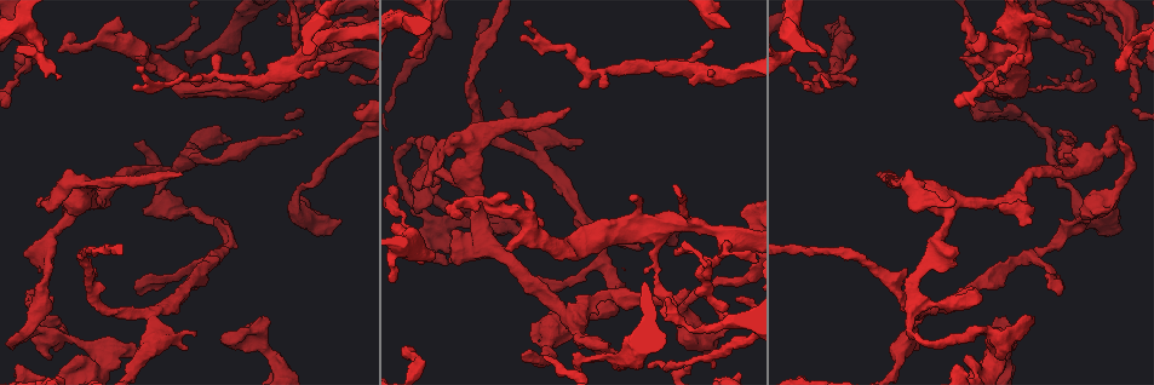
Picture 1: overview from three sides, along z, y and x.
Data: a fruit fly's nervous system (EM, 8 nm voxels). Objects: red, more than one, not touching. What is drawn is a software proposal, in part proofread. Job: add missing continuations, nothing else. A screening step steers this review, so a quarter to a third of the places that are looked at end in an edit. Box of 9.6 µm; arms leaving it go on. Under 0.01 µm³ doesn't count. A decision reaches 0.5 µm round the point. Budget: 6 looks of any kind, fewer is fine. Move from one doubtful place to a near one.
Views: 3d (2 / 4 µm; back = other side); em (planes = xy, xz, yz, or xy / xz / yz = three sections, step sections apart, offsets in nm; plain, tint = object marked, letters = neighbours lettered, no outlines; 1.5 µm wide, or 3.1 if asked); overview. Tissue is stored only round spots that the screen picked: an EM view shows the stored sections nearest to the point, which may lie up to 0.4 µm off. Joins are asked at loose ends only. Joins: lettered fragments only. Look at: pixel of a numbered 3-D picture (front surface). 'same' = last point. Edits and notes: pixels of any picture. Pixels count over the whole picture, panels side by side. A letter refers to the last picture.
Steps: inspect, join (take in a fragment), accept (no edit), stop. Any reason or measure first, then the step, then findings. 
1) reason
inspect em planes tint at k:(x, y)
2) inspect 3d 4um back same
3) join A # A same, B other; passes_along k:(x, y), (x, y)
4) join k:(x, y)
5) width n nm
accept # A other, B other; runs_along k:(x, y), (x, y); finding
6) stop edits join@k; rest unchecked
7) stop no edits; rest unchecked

tapers out
inspect em planes letters at 1:(523, 39)

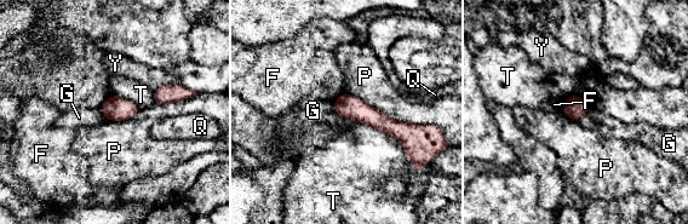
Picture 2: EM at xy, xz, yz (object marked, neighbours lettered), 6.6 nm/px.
width 150 nm
accept # F other, G other, P other, Q other, T other, Y other; no lettered fragment goes on from it

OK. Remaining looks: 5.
free end
inspect 3d 4um at 1:(416, 189)

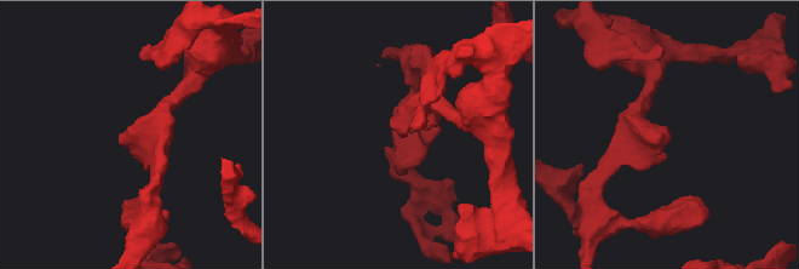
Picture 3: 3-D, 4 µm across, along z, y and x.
inspect em planes letters at 3:(403, 134)

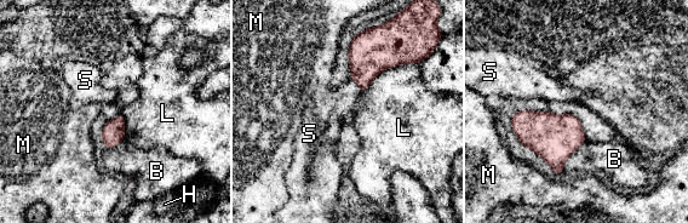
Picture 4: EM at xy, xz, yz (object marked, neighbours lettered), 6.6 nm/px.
longest_contact L 360 nm
accept # B other, H other, L other, M other, S other; border 4:(410, 62), (383, 69), (365, 92); no lettered fragment goes on from it

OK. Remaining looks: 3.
free end
inspect 3d 2um at 1:(268, 318)

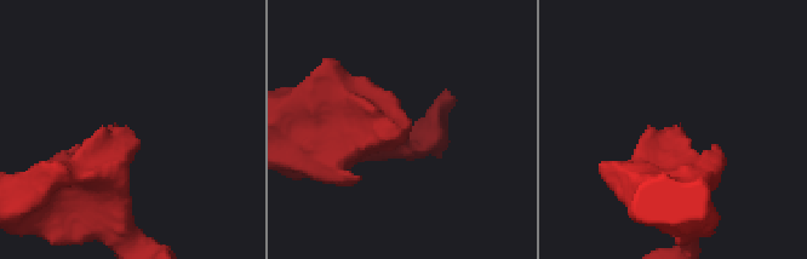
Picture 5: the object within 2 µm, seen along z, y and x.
inspect em planes letters at 5:(679, 129)

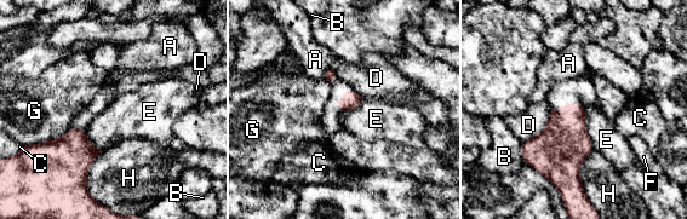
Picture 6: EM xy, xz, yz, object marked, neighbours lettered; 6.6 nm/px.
width 120 nm
accept # A other, B other, C other, D other, E other, F other, G other, H other; border 6:(584, 109), (585, 128), (594, 148); none of them fits

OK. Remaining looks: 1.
stop no edits; rest unchecked

